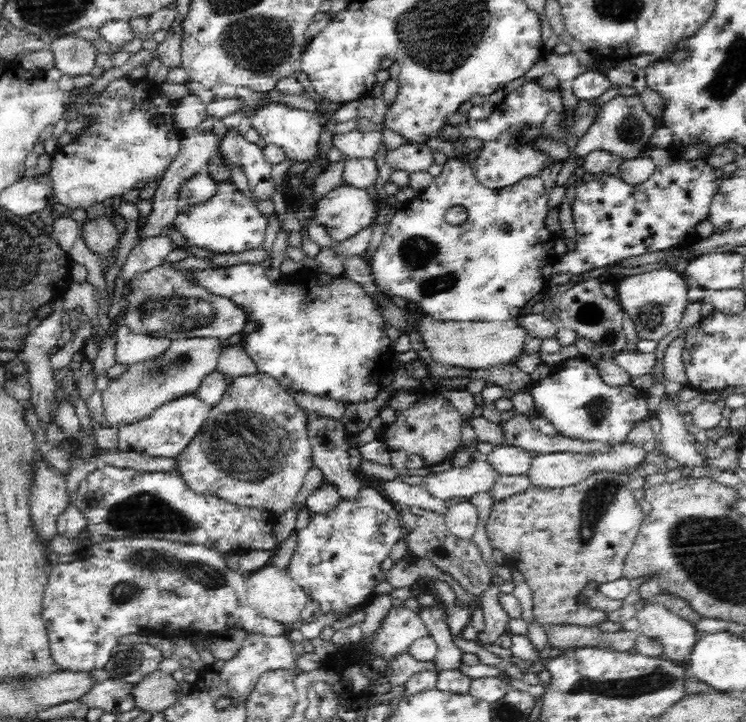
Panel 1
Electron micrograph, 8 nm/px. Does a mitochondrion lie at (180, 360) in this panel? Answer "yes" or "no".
yes

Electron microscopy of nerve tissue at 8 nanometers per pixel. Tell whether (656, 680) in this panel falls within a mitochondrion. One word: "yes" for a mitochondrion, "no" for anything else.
yes

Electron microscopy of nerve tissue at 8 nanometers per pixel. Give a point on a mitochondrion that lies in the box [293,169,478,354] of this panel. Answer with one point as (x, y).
(423, 255)

